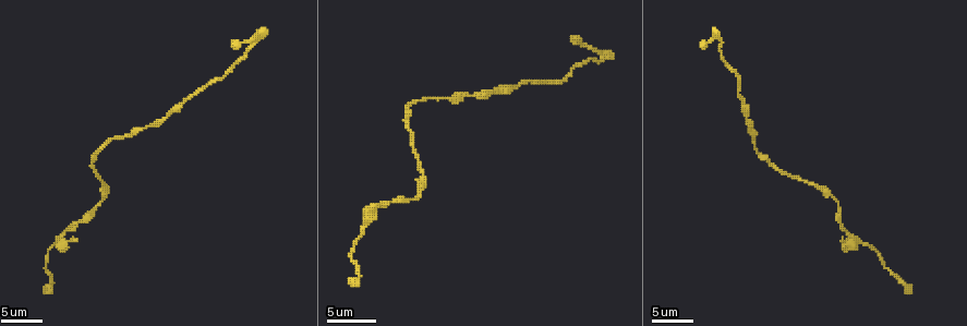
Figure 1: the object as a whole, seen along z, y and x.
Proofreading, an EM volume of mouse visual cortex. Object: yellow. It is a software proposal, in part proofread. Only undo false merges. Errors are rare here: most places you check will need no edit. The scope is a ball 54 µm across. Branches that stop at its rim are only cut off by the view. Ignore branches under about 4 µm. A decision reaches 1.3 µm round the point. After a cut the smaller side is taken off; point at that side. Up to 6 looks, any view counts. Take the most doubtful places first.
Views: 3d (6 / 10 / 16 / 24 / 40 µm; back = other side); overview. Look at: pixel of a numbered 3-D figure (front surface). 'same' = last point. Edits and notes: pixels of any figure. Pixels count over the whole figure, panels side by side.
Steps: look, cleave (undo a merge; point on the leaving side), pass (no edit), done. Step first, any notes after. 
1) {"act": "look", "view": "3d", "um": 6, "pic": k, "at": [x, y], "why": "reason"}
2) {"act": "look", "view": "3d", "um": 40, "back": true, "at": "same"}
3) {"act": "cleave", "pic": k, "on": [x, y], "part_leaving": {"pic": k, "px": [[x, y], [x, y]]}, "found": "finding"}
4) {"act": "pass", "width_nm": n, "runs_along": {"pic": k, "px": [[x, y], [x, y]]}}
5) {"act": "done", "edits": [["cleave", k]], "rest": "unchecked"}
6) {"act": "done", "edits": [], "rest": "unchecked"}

{"act": "look", "view": "3d", "um": 6, "pic": 1, "at": [409, 106]}

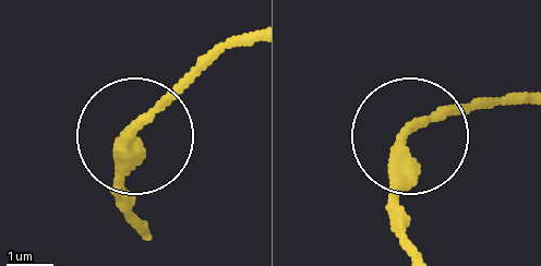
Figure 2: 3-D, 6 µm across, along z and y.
{"act": "look", "view": "3d", "um": 6, "back": true, "pic": 2, "at": [136, 128]}

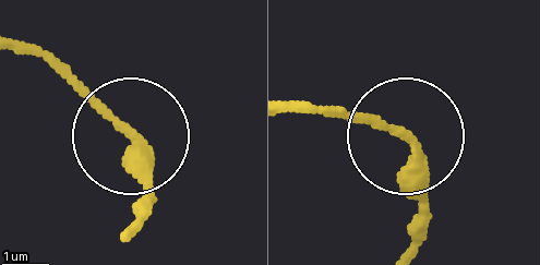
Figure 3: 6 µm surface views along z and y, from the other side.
{"act": "pass", "width_nm": 230, "found": "all the same cell"}

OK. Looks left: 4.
{"act": "look", "view": "3d", "um": 10, "pic": 1, "at": [859, 240], "why": "thick turns thin"}

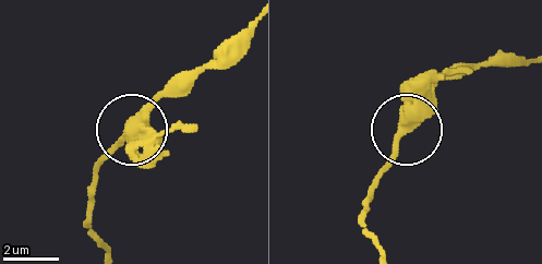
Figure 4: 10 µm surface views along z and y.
{"act": "pass", "runs_along": {"pic": 4, "px": [[251, 20], [216, 55], [181, 76], [98, 158]]}, "found": "one cell here"}

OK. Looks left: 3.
{"act": "look", "view": "3d", "um": 10, "pic": 1, "at": [839, 208], "why": "thick turns thin"}

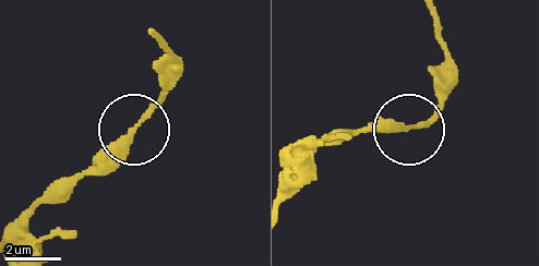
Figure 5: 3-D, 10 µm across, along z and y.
{"act": "look", "view": "3d", "um": 10, "back": true, "pic": 5, "at": [408, 128]}

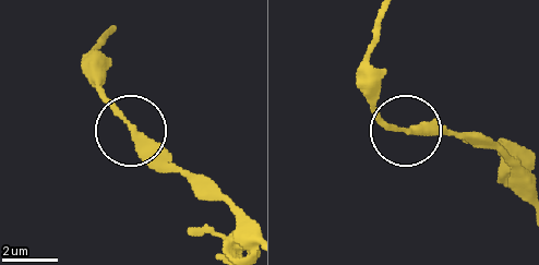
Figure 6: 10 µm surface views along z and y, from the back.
{"act": "pass", "runs_along": {"pic": 6, "px": [[112, 25], [92, 48], [94, 81], [127, 123], [202, 191]]}, "found": "one cell here"}

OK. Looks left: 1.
{"act": "done", "edits": [], "rest": "unchecked"}

